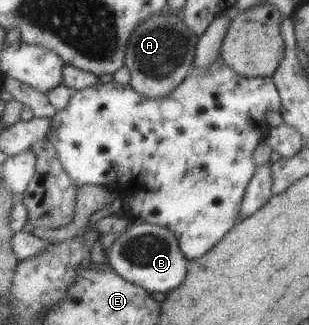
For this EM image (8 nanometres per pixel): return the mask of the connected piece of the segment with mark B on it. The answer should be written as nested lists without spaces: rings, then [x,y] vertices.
[[[131,223],[132,227],[122,231],[115,241],[111,243],[111,247],[103,254],[108,259],[108,265],[119,277],[129,281],[132,285],[137,285],[147,292],[157,292],[167,294],[173,289],[179,288],[186,279],[186,263],[187,258],[181,253],[178,247],[177,238],[173,232],[167,230],[165,227],[160,227],[152,224],[137,224]]]

